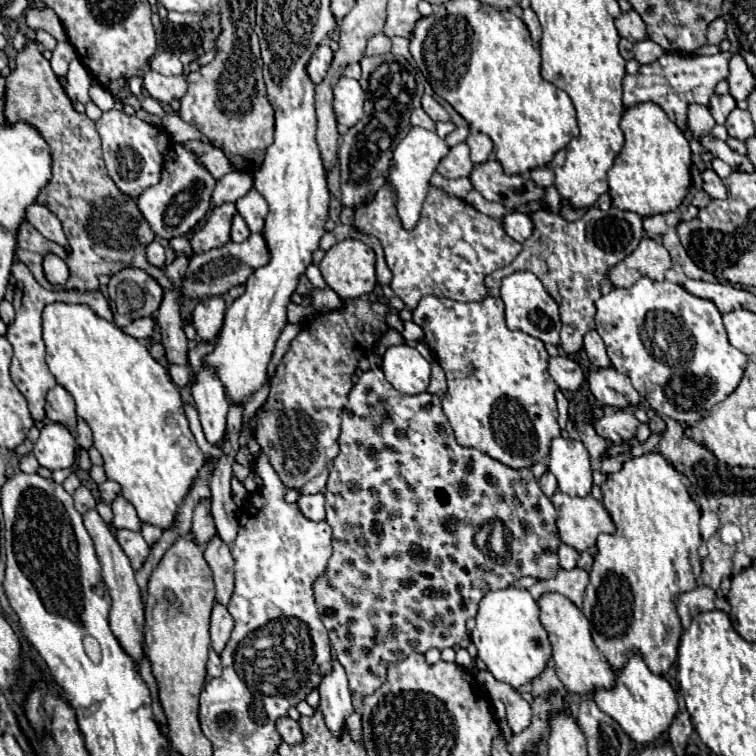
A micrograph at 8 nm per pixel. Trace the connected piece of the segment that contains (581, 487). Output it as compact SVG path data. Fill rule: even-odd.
M556 438L550 448L548 470L556 476L558 488L568 496L588 496L592 490L590 454L580 440Z

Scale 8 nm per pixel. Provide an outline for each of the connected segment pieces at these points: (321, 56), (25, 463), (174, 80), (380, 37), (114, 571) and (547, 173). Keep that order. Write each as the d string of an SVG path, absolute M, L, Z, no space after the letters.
M326 42L320 44L320 48L314 52L314 56L308 64L308 76L312 78L314 84L320 84L324 80L328 68L332 64L332 56L334 56L334 52L330 50L330 46Z
M32 452L20 458L19 466L25 473L36 473L40 467Z
M148 70L144 74L144 88L154 100L170 104L174 98L184 96L188 84L186 84L184 76L164 76L160 72Z
M376 34L372 36L372 40L368 40L368 46L366 46L366 56L374 56L374 54L386 54L390 52L392 48L392 40L386 36L386 34Z
M88 510L84 514L84 526L94 540L94 548L96 548L100 566L102 566L102 578L110 590L110 596L112 596L110 628L112 628L114 636L120 640L120 644L124 644L124 650L132 652L132 656L136 656L136 664L138 664L140 658L144 656L144 642L142 642L144 640L144 606L142 606L138 584L134 580L134 570L130 566L128 556L116 542L112 530L106 526L106 522L100 518L100 514L96 510Z
M548 167L534 168L530 171L530 176L538 186L542 186L543 188L554 185L554 173Z

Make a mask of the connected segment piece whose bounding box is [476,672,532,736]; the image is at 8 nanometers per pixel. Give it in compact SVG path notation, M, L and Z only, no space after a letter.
M478 672L476 682L482 686L482 689L492 700L504 702L504 706L506 706L506 722L508 722L514 736L530 726L532 708L518 694L516 688L512 688L512 686L508 686L504 682L498 682L490 672Z

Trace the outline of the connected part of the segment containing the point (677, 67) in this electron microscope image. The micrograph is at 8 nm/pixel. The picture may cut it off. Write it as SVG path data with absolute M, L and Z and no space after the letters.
M666 52L660 60L640 66L636 74L626 74L622 82L622 90L624 90L622 104L624 108L632 108L640 102L654 102L668 114L668 118L682 132L686 132L688 106L690 104L698 104L704 108L710 106L710 98L714 96L716 84L728 76L728 56L732 56L732 52L718 52L714 56L700 56L700 54L680 56Z

